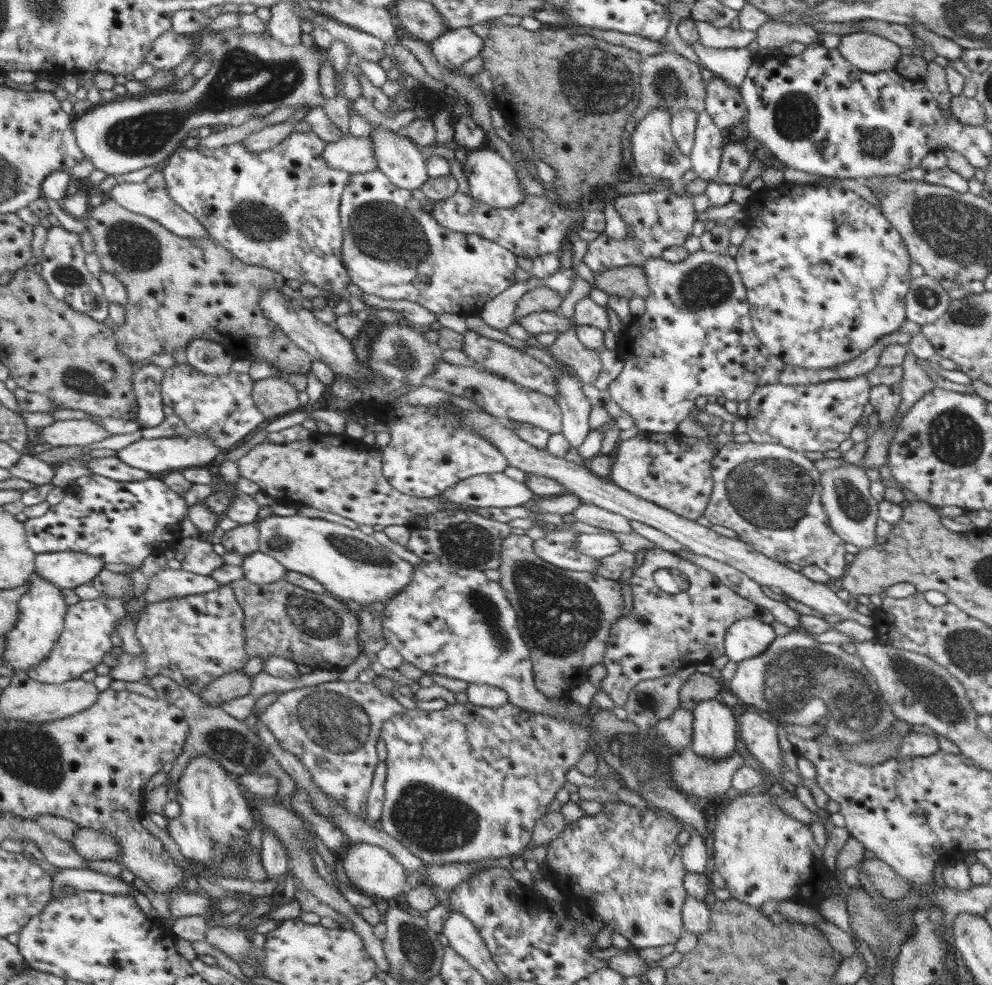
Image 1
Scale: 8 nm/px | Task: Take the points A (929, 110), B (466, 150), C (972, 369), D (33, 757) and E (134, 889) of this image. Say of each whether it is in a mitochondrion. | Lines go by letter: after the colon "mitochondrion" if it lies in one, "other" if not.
A: other
B: other
C: other
D: mitochondrion
E: other

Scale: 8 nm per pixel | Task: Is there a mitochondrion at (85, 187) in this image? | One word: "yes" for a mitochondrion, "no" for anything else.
no

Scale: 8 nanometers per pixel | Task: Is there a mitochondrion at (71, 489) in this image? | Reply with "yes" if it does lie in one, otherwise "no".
no

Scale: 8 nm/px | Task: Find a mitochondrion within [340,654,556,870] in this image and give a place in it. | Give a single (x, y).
(428, 818)

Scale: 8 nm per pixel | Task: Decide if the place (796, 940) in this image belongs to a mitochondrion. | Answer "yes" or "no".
no

